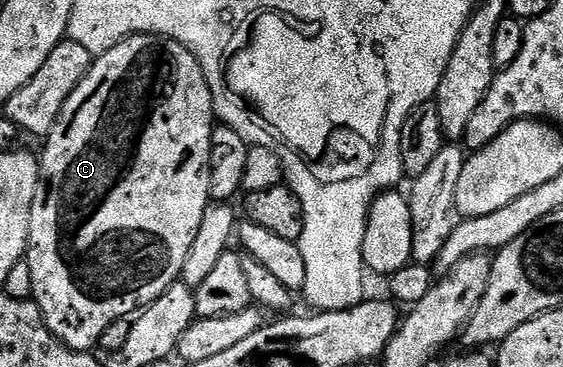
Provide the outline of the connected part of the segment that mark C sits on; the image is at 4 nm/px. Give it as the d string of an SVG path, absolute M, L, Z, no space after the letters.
M138 33L135 37L128 37L122 43L110 47L110 51L99 54L93 60L90 71L84 76L82 83L78 83L74 95L66 99L62 115L58 115L58 123L54 123L54 127L43 142L44 154L41 152L38 157L40 186L36 192L30 219L26 260L30 267L30 276L34 279L31 300L35 301L36 306L42 311L48 330L59 341L71 349L95 350L95 345L103 339L104 332L115 321L128 316L131 318L137 311L144 310L150 303L154 303L154 299L158 299L158 295L162 295L171 285L181 280L186 255L190 255L190 247L194 247L194 237L202 227L202 217L210 204L213 128L212 89L208 86L206 75L198 59L194 59L194 55L186 51L186 47L182 47L172 38L155 37L152 33Z

